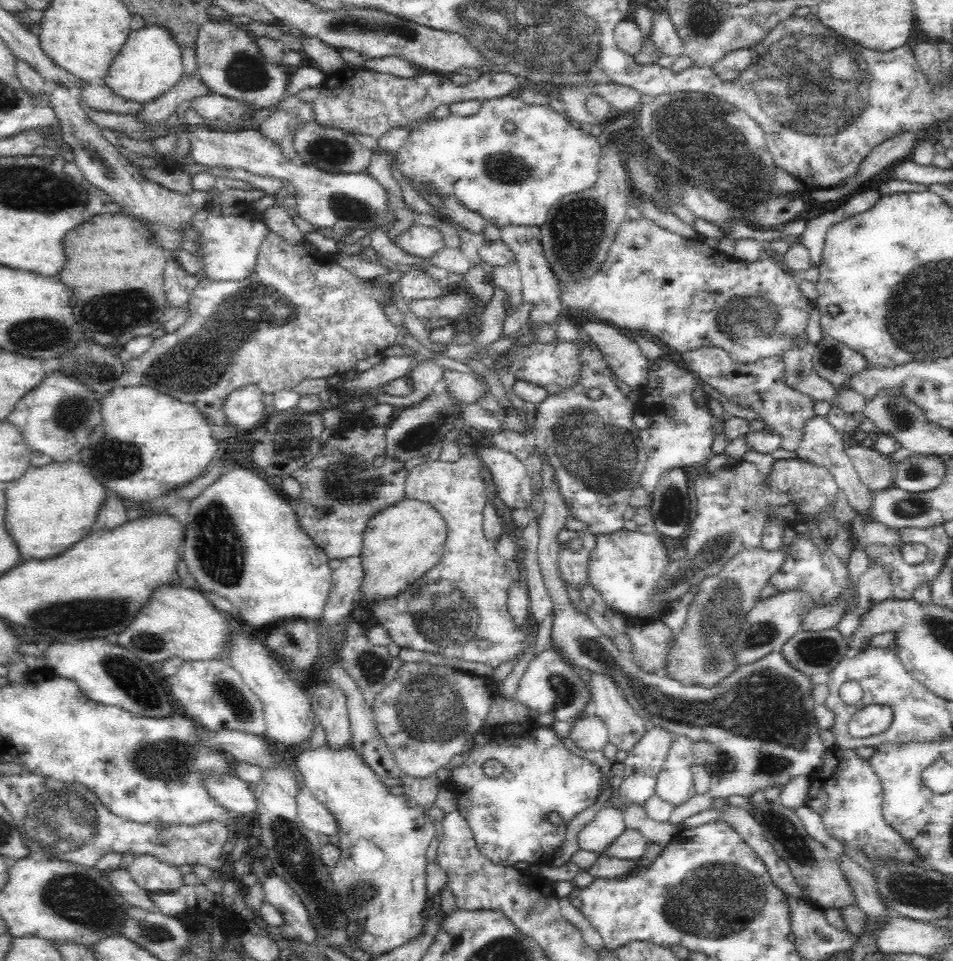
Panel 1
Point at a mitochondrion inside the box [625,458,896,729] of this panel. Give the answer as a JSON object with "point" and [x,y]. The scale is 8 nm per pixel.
{"point":[722,600]}

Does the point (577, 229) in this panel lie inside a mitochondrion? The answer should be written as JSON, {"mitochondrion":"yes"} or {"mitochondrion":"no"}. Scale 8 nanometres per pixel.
{"mitochondrion":"yes"}

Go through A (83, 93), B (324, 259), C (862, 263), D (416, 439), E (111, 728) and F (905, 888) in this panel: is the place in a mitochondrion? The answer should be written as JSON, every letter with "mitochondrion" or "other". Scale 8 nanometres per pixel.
{"A":"other","B":"other","C":"other","D":"mitochondrion","E":"other","F":"mitochondrion"}

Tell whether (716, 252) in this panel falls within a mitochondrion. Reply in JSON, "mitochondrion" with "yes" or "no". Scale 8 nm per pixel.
{"mitochondrion":"no"}

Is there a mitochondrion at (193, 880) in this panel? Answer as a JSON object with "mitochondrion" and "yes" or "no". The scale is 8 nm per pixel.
{"mitochondrion":"no"}

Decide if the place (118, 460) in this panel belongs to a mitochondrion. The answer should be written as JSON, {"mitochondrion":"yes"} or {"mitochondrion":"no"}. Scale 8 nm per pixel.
{"mitochondrion":"yes"}

